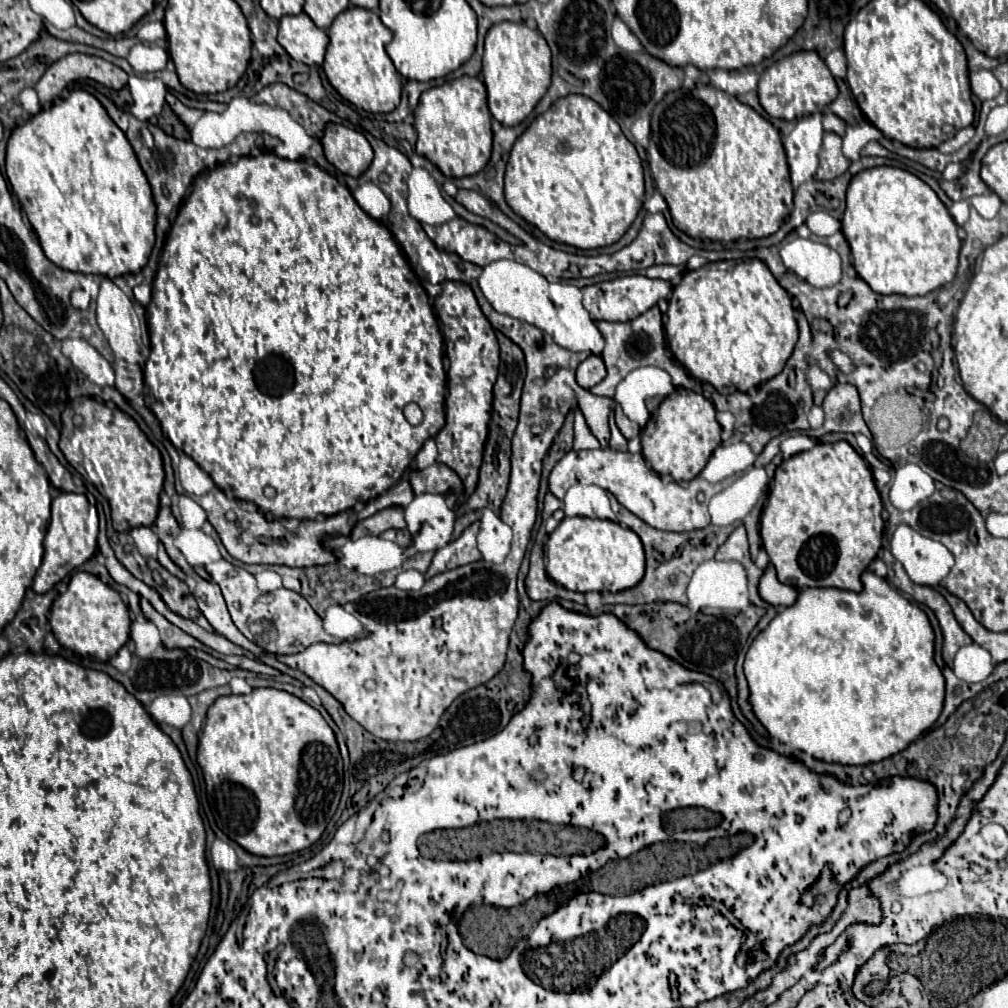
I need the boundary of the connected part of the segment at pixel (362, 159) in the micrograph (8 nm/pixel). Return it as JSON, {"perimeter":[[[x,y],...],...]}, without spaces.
{"perimeter":[[[328,123],[320,141],[326,159],[344,175],[360,177],[374,159],[374,151],[370,143],[356,129]]]}

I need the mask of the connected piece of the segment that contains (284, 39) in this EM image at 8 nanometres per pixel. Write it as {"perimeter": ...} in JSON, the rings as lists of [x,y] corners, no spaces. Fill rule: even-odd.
{"perimeter":[[[306,13],[280,19],[278,43],[296,61],[306,65],[322,65],[328,41],[326,31],[318,29]]]}

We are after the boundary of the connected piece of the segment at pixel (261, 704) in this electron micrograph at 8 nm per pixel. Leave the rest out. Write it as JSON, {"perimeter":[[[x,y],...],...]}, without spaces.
{"perimeter":[[[260,687],[248,695],[218,697],[208,709],[196,759],[204,773],[216,825],[242,849],[258,857],[288,855],[316,843],[342,795],[342,757],[334,731],[320,711],[278,689]]]}

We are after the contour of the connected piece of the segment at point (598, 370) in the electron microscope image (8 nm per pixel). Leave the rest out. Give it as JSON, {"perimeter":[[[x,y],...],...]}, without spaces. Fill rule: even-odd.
{"perimeter":[[[590,355],[584,363],[580,363],[580,367],[576,371],[576,381],[584,389],[592,389],[604,377],[606,377],[606,367],[604,367],[602,357],[598,357],[598,355]]]}

